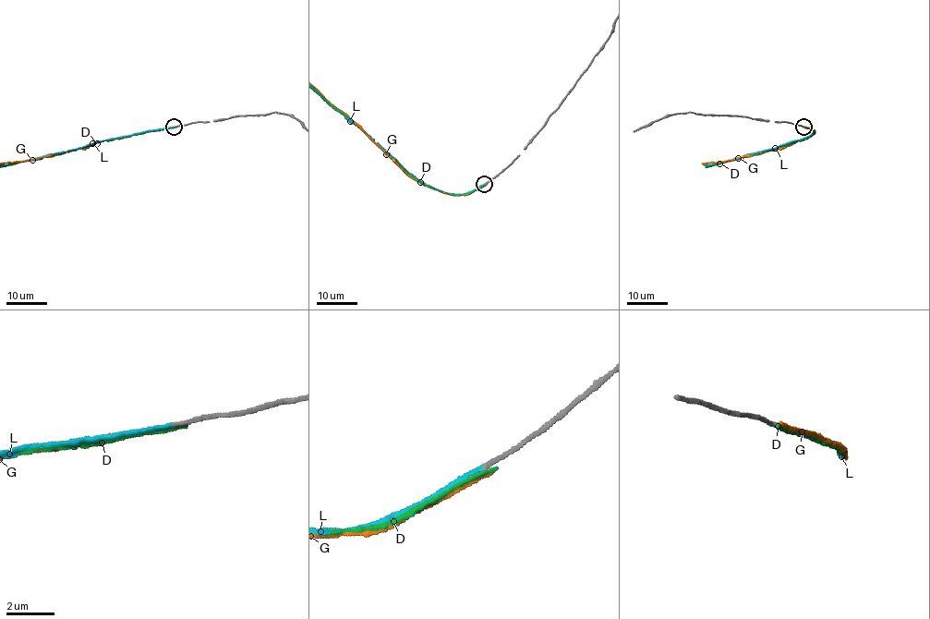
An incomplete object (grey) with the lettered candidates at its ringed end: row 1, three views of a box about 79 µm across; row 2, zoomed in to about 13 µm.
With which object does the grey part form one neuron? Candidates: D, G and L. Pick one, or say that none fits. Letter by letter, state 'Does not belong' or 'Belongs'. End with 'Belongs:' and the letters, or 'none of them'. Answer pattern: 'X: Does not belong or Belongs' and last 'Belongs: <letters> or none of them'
D: Does not belong
G: Does not belong
L: Belongs
Belongs: L

